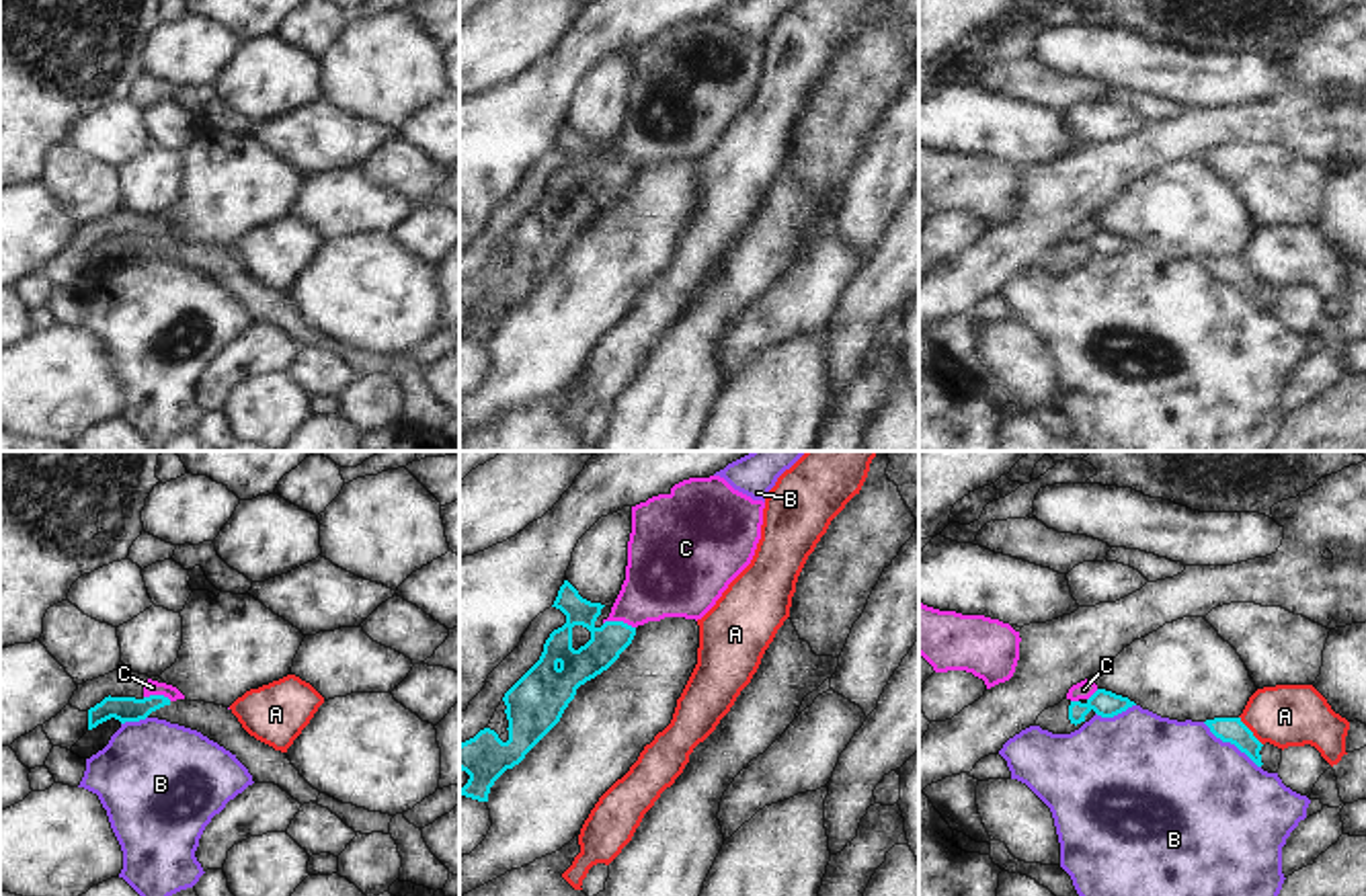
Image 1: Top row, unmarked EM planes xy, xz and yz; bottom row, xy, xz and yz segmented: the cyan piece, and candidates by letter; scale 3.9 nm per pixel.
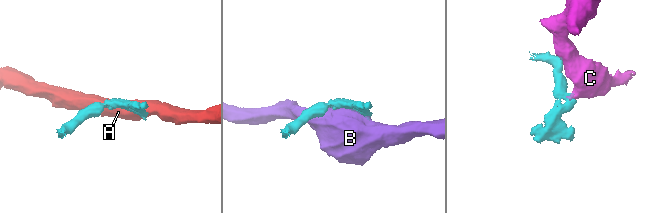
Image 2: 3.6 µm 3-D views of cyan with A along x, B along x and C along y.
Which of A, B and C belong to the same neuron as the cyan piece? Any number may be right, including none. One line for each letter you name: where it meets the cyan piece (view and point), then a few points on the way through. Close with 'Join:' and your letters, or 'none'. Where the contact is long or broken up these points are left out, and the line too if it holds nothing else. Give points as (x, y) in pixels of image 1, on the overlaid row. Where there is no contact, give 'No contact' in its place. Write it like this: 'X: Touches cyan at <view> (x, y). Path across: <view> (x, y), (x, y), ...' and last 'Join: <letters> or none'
Join: none

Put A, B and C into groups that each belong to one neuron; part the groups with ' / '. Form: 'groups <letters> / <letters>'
groups A / B / C

